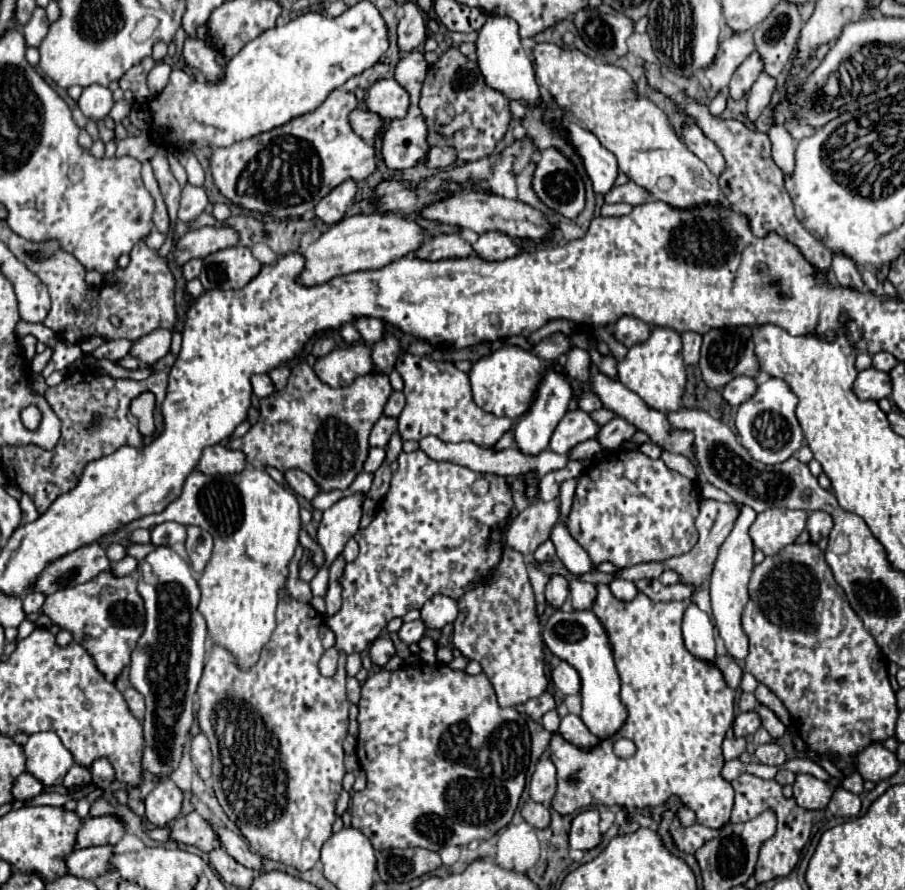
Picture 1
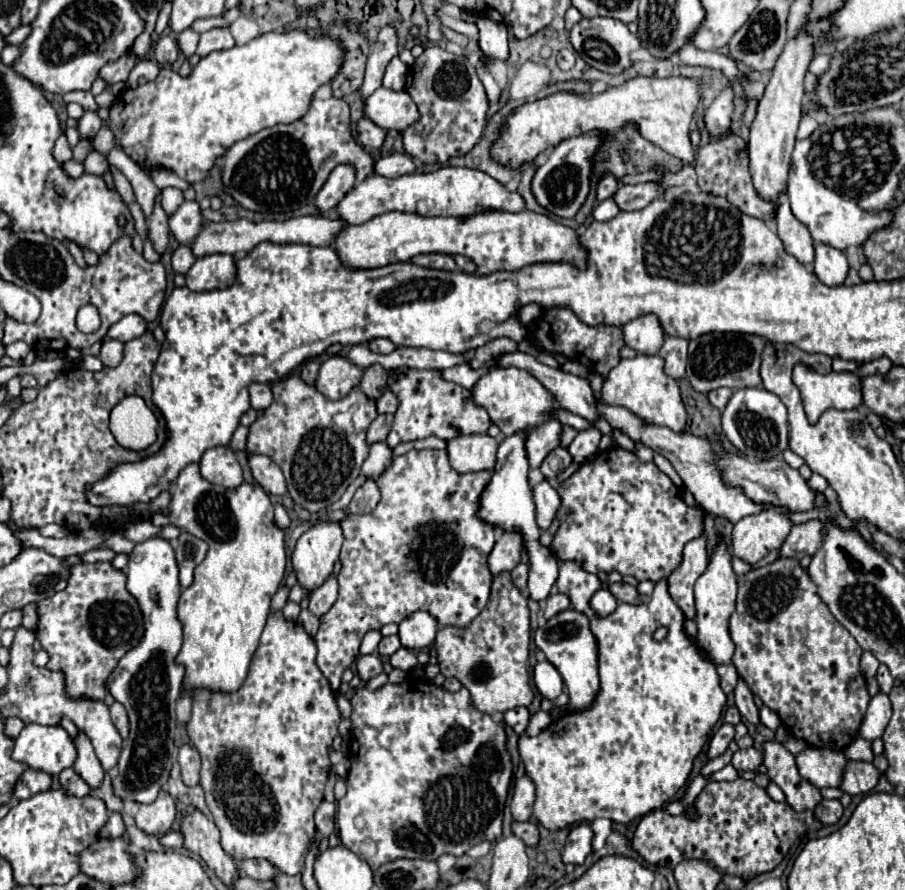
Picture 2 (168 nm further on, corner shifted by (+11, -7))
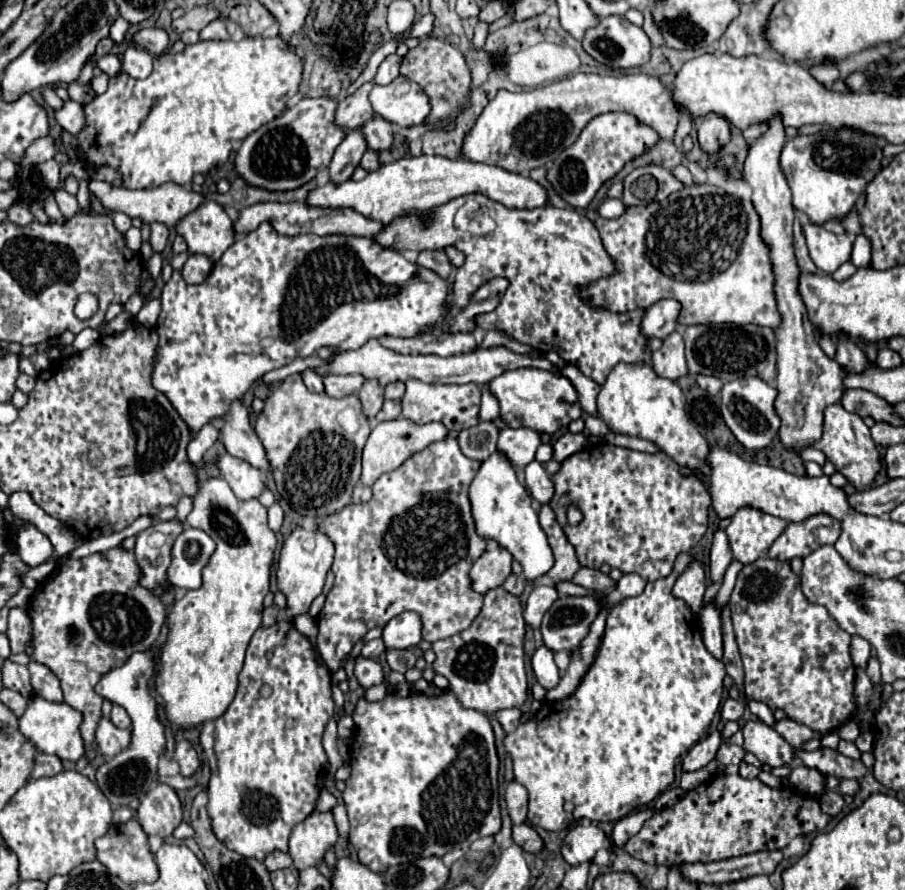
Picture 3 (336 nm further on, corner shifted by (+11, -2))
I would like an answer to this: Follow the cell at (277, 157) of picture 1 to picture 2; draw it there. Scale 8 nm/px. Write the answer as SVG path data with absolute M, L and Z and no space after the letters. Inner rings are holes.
M315 92L308 112L296 122L278 124L236 142L224 156L222 182L224 190L248 210L270 214L290 212L310 204L338 164L352 164L356 168L358 182L362 182L372 174L374 160L352 138L348 104L333 96L324 99L322 93L317 95ZM238 164L240 184L232 184Z

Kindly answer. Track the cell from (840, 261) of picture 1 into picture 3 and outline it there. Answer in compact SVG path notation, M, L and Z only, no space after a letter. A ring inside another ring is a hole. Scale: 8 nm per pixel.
M804 225L806 243L810 249L810 257L816 263L816 267L824 273L834 273L842 263L850 259L852 253L852 241L846 233L832 233L826 227L820 225Z

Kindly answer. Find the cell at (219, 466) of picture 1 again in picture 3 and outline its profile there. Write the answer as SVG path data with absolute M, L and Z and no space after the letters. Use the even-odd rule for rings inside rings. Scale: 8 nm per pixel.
M222 453L216 459L216 467L220 469L222 477L232 487L234 495L240 499L252 499L258 497L264 489L264 481L258 469L252 469L246 461L240 461L238 457L232 457L230 453Z

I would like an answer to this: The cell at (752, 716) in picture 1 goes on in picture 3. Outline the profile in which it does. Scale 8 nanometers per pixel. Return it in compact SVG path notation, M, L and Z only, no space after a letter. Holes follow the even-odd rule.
M712 731L706 739L696 743L688 751L688 755L684 757L684 763L682 763L684 771L696 771L696 769L702 769L704 765L708 765L708 761L712 761L716 757L720 745L722 745L720 731Z

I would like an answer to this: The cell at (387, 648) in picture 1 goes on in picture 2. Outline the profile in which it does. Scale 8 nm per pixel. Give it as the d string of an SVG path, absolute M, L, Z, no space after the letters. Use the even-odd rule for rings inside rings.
M368 654L368 656L360 656L356 660L356 670L362 682L368 682L370 678L378 676L382 672L382 662L378 658L378 654Z

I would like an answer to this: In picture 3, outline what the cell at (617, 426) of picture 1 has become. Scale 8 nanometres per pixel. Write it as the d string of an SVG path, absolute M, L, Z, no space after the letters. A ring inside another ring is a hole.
M564 433L556 443L554 443L554 459L556 461L566 461L570 455L578 453L586 443L586 437L582 433Z

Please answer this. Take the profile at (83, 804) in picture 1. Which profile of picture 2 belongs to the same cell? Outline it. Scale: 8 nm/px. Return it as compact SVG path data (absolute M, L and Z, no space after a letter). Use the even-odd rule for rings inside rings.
M114 702L114 704L110 706L110 716L112 716L112 722L114 722L114 726L118 728L120 736L126 739L126 736L128 736L128 716L126 716L124 706L118 704L118 702Z

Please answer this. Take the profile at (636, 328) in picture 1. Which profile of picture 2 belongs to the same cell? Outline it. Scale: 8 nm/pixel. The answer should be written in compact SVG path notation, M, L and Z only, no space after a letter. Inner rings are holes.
M654 314L640 316L622 326L626 346L634 348L640 354L658 354L666 334Z

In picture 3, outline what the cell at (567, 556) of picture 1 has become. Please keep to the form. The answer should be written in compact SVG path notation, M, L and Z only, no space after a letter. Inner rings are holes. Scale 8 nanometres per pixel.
M532 461L526 465L526 487L534 499L538 499L540 505L548 505L554 497L554 483L552 477L546 473L544 465L538 461Z

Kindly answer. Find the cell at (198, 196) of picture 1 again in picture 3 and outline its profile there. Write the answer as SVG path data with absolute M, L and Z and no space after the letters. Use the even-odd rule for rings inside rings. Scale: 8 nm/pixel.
M204 201L198 209L182 217L176 231L186 239L190 253L208 255L212 261L218 261L234 243L232 219L214 201Z

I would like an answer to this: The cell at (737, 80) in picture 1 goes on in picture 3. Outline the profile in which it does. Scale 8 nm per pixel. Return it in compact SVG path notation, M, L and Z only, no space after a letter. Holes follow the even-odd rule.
M708 113L700 119L698 125L698 143L706 153L716 153L730 139L730 123L718 115Z

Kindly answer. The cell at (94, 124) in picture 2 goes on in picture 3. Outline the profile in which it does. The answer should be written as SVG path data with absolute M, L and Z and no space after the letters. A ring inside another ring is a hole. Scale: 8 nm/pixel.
M66 101L64 109L56 111L56 121L70 133L70 135L78 135L84 127L86 127L86 115L84 115L84 107L76 101Z

